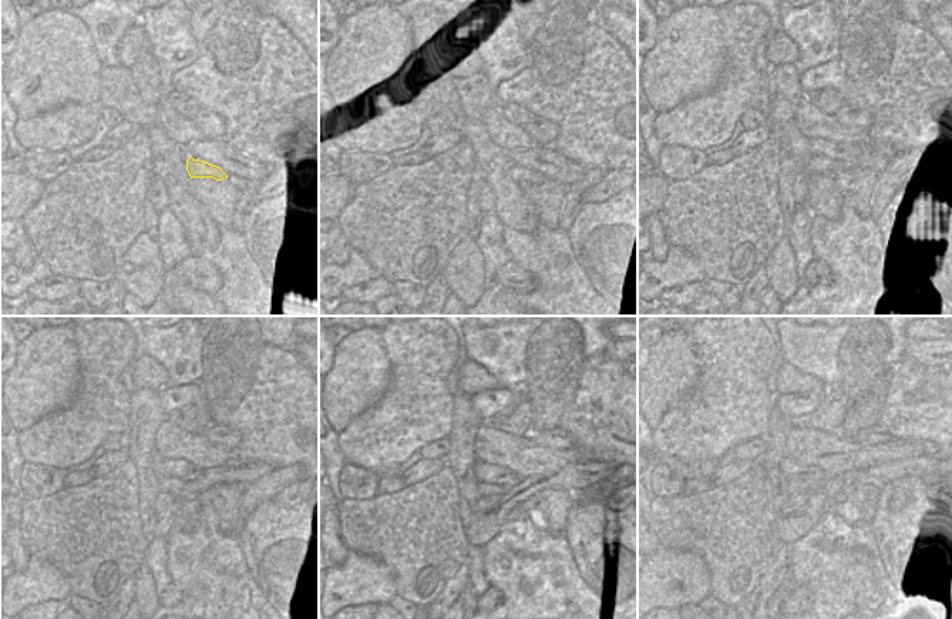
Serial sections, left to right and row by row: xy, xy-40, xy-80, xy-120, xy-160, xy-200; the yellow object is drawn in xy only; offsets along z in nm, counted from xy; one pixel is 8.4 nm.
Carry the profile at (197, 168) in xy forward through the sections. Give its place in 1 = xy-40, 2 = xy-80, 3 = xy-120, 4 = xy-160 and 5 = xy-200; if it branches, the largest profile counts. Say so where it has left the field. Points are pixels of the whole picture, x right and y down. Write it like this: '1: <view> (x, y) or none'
1: xy-40 (518, 174)
2: xy-80 (817, 164)
3: xy-120 (170, 485)
4: xy-160 (484, 488)
5: xy-200 (789, 487)

